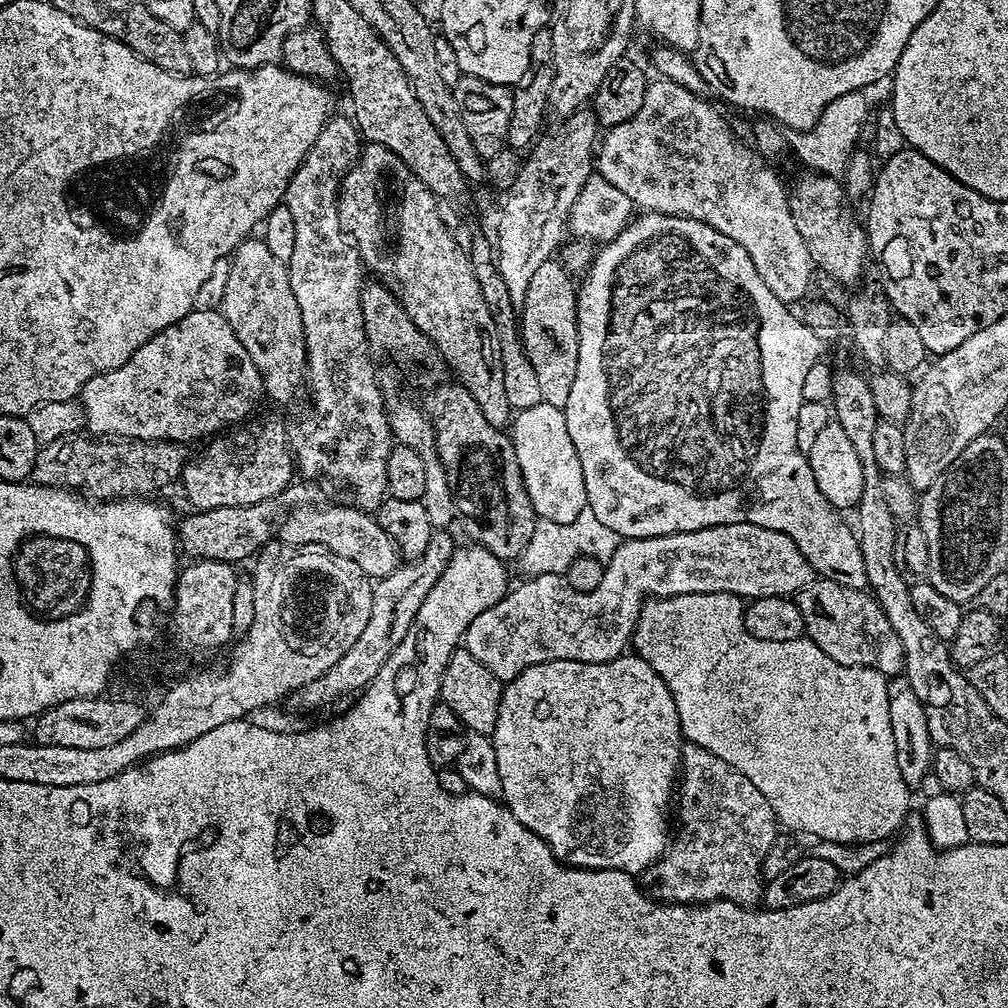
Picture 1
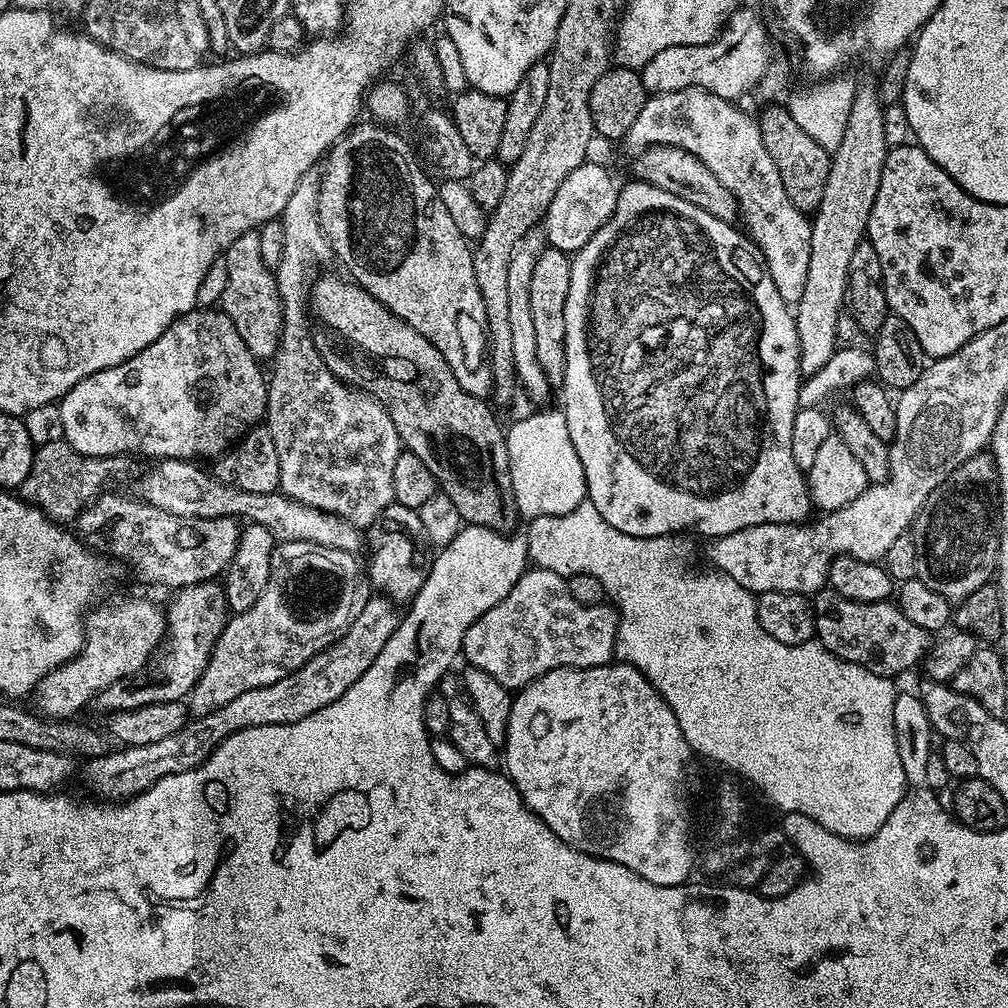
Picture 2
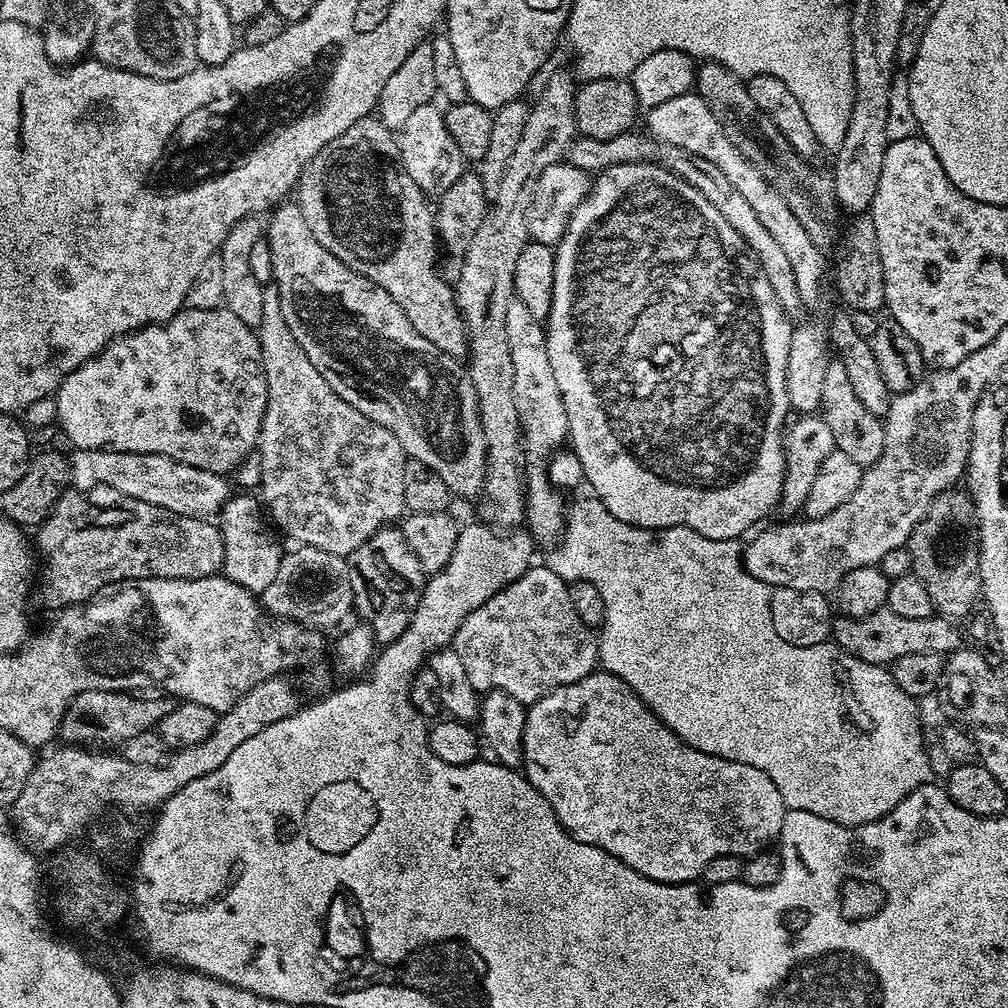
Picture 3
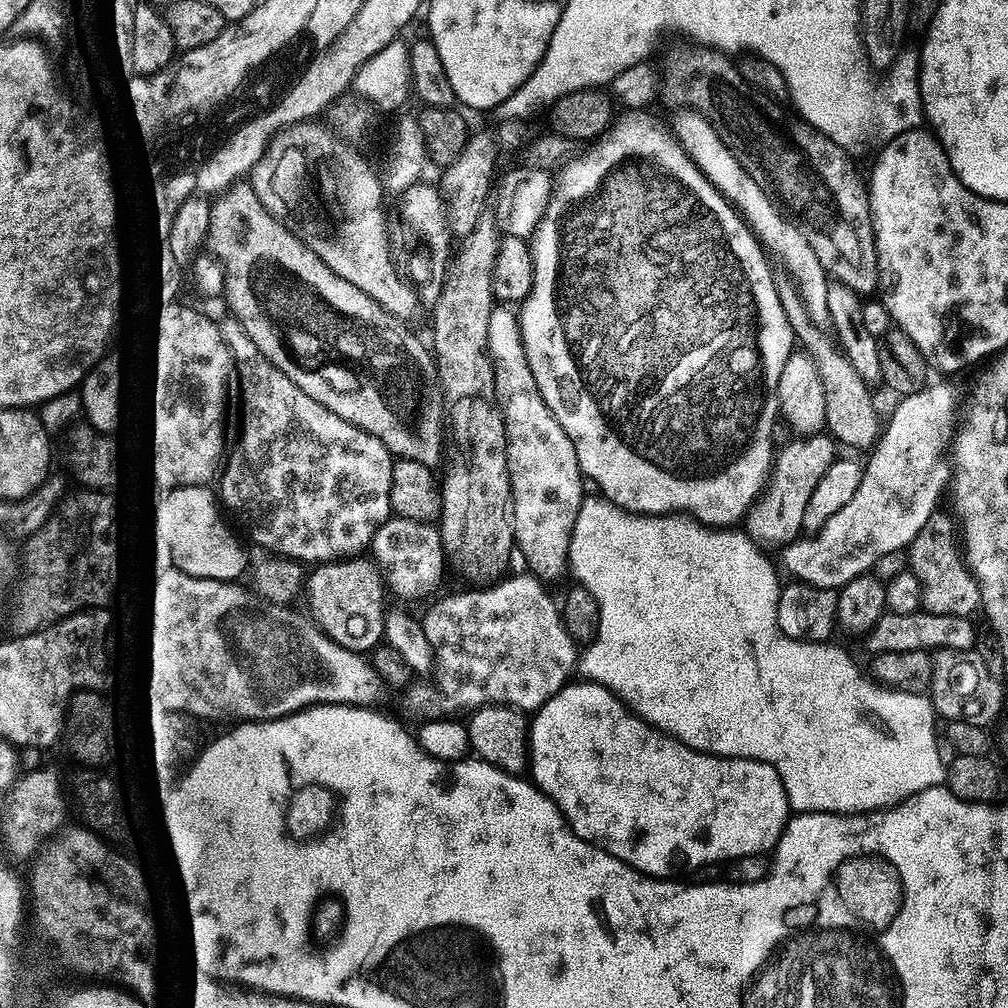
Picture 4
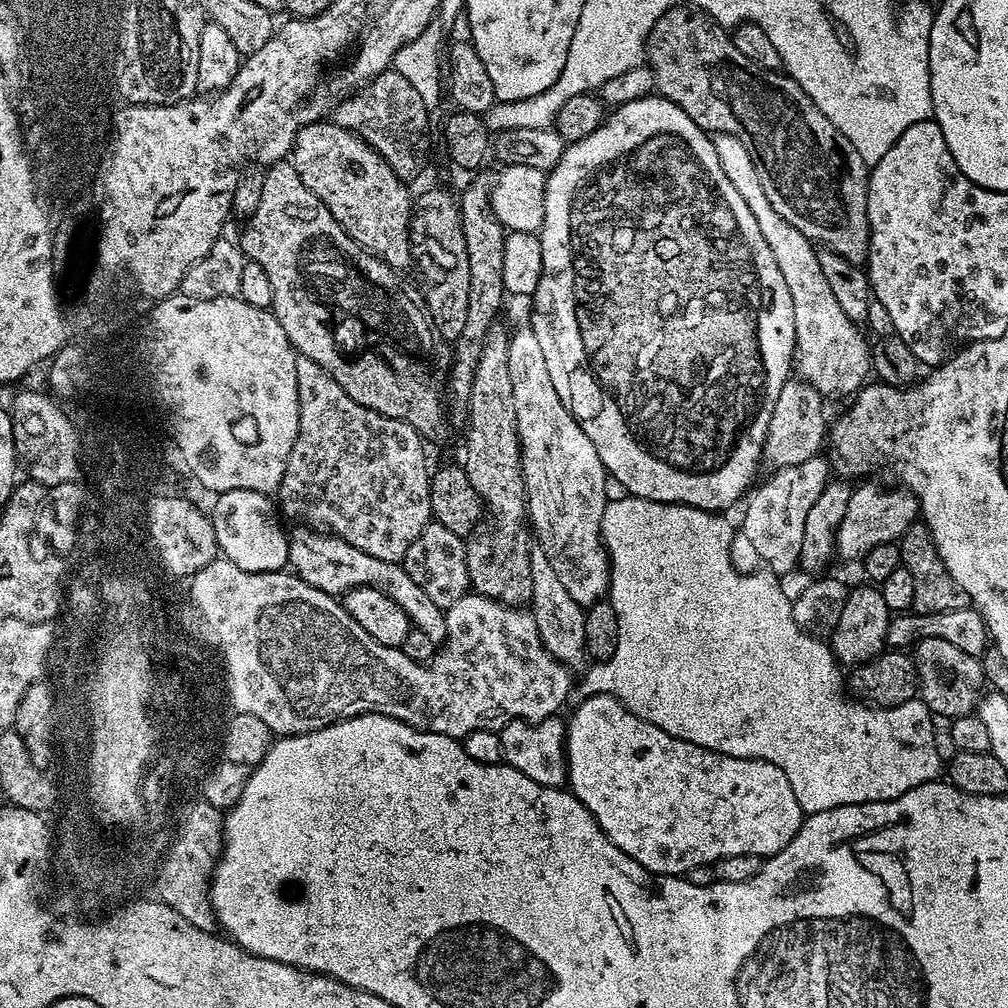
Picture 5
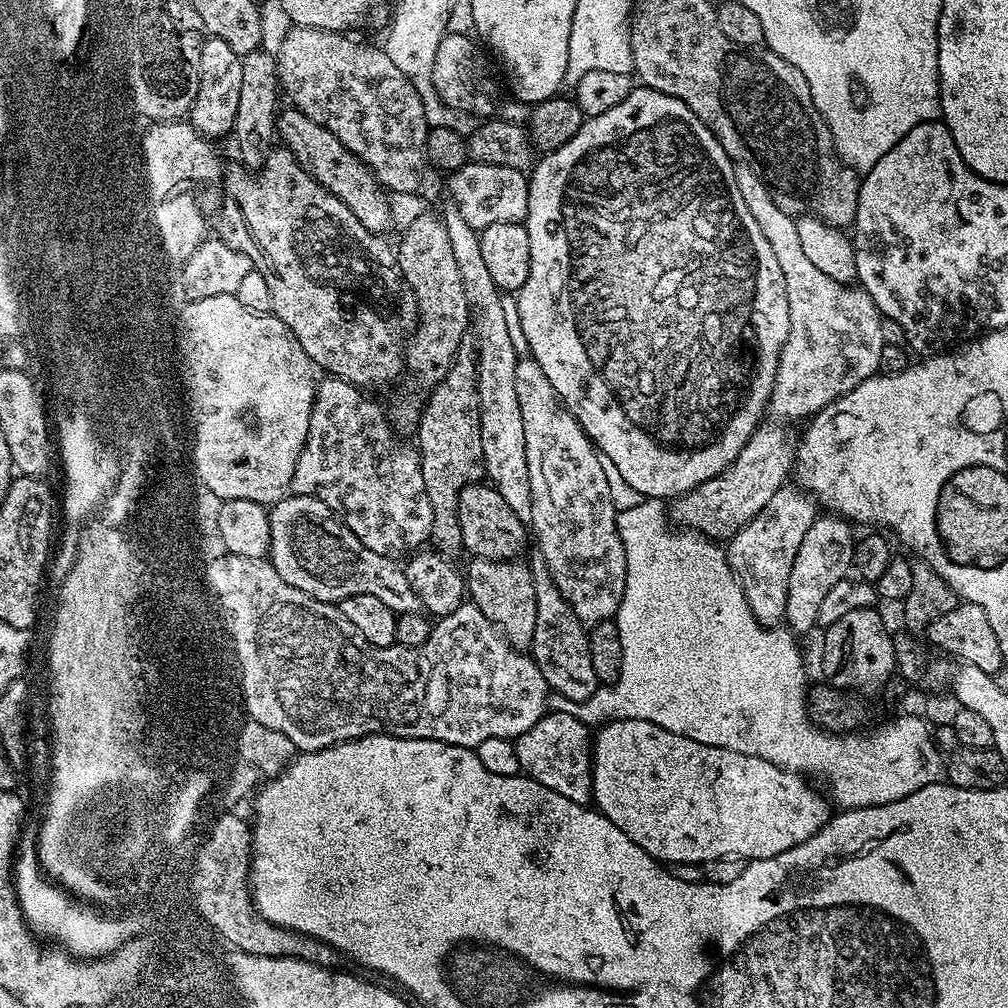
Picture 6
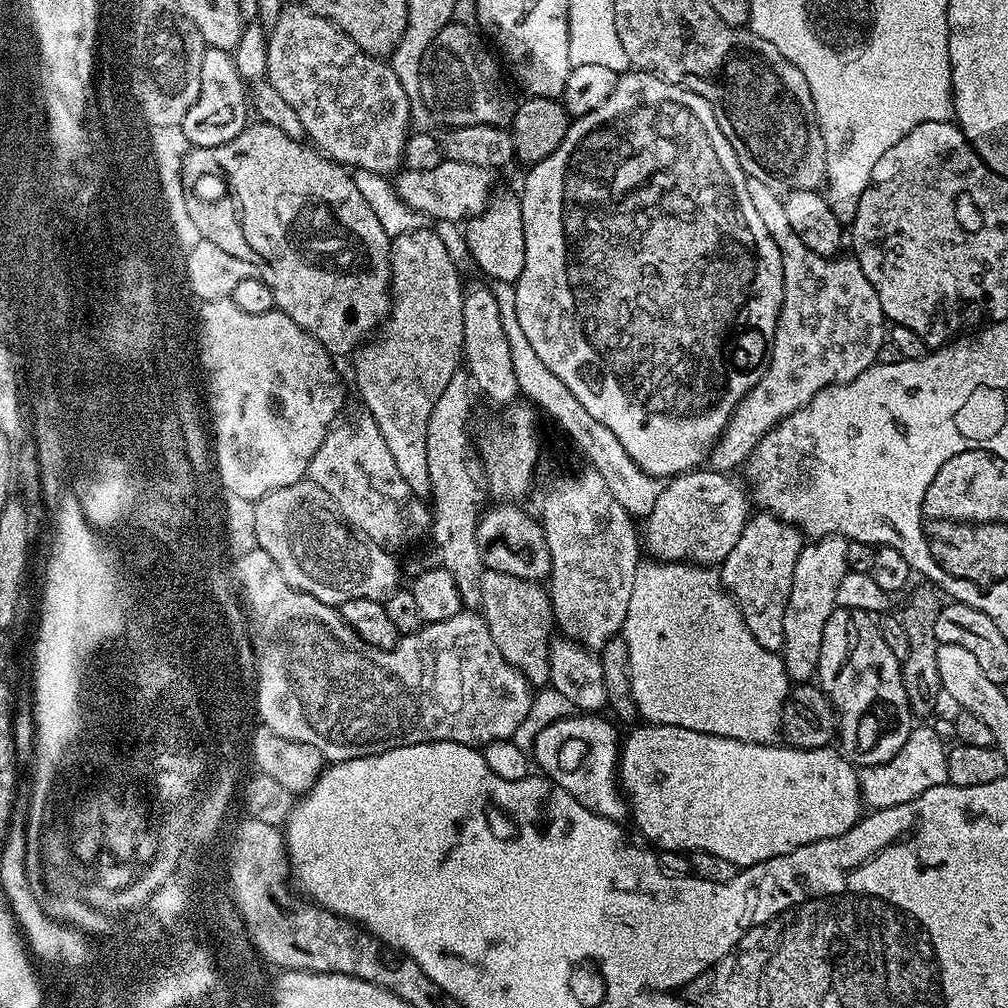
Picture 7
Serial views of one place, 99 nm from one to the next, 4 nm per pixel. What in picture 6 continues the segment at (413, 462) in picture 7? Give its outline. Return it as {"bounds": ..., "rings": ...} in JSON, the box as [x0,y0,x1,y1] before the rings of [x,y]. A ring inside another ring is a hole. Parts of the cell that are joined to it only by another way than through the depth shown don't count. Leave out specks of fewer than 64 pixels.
{"bounds":[387,211,470,438],"rings":[[[426,211],[415,218],[408,228],[403,229],[400,235],[400,248],[396,252],[396,262],[401,271],[406,274],[406,284],[412,287],[412,296],[416,299],[416,308],[420,311],[420,321],[416,324],[412,336],[406,340],[406,375],[399,385],[400,393],[392,400],[392,409],[387,409],[387,417],[392,427],[401,437],[408,438],[420,426],[420,416],[424,412],[424,405],[428,393],[439,386],[442,378],[446,378],[446,370],[450,370],[450,362],[454,362],[454,354],[462,342],[462,338],[470,328],[470,313],[466,302],[466,290],[462,282],[462,273],[458,270],[458,262],[454,258],[454,250],[450,246],[450,237],[446,235],[446,226],[439,215]]]}

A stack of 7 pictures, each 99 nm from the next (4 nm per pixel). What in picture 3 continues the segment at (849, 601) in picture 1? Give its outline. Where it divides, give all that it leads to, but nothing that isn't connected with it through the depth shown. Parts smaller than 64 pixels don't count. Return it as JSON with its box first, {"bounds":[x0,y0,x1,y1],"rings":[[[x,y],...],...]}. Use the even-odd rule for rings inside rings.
{"bounds":[831,606,962,666],"rings":[[[887,606],[874,614],[851,620],[849,616],[837,615],[832,621],[831,639],[837,648],[849,652],[862,662],[891,666],[902,654],[938,654],[947,657],[962,644],[962,632],[955,628],[949,617],[933,614],[930,618],[901,618]]]}

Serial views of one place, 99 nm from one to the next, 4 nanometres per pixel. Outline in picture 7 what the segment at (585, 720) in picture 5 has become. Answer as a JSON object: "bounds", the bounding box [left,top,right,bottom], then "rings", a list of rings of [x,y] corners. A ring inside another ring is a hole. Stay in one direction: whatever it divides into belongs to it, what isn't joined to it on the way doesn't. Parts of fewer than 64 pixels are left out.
{"bounds":[618,722,862,870],"rings":[[[647,722],[641,723],[641,725],[641,728],[634,729],[629,736],[625,735],[623,737],[618,775],[621,789],[628,801],[631,823],[636,823],[637,830],[645,836],[643,839],[657,849],[676,851],[683,854],[694,852],[718,854],[718,858],[726,858],[726,862],[734,862],[737,869],[743,870],[749,868],[752,864],[761,864],[770,858],[778,858],[782,854],[790,854],[803,844],[846,834],[846,830],[855,828],[857,822],[862,818],[862,811],[860,812],[860,808],[862,809],[860,772],[854,767],[852,761],[837,751],[835,747],[794,748],[783,746],[784,748],[776,748],[777,745],[775,743],[751,744],[750,742],[735,740],[734,738],[702,734],[698,730],[686,730],[682,726],[649,724]]]}

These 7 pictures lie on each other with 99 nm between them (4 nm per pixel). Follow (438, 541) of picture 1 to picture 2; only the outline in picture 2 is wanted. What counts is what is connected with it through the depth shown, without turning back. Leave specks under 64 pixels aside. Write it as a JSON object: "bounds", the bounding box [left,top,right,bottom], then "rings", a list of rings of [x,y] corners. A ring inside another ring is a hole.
{"bounds":[266,594,401,726],"rings":[[[383,594],[369,595],[366,606],[362,606],[362,614],[354,618],[350,630],[341,640],[335,640],[325,652],[318,653],[298,670],[286,674],[286,678],[271,684],[266,704],[268,726],[302,722],[302,718],[310,718],[310,714],[330,706],[330,702],[338,702],[338,698],[370,670],[374,658],[382,654],[382,646],[390,642],[390,634],[394,634],[401,622],[398,612],[396,616],[396,608],[397,605]]]}

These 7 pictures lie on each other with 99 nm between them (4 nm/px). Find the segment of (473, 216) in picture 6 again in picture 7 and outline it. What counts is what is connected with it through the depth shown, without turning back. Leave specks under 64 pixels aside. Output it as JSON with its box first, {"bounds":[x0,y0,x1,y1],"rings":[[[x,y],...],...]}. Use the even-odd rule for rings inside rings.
{"bounds":[394,159,491,223],"rings":[[[443,159],[431,170],[414,171],[403,169],[394,178],[397,195],[406,205],[433,221],[448,220],[459,223],[481,214],[488,207],[491,199],[491,171],[463,162]]]}

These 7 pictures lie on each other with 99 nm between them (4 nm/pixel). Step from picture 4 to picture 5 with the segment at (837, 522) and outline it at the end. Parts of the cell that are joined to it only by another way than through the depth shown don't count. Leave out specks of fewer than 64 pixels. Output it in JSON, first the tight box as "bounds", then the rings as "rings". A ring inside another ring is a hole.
{"bounds":[836,484,918,561],"rings":[[[864,484],[853,491],[846,506],[846,514],[836,531],[836,551],[839,559],[859,561],[874,546],[899,541],[900,537],[917,523],[918,501],[911,492],[883,492],[876,484]]]}

